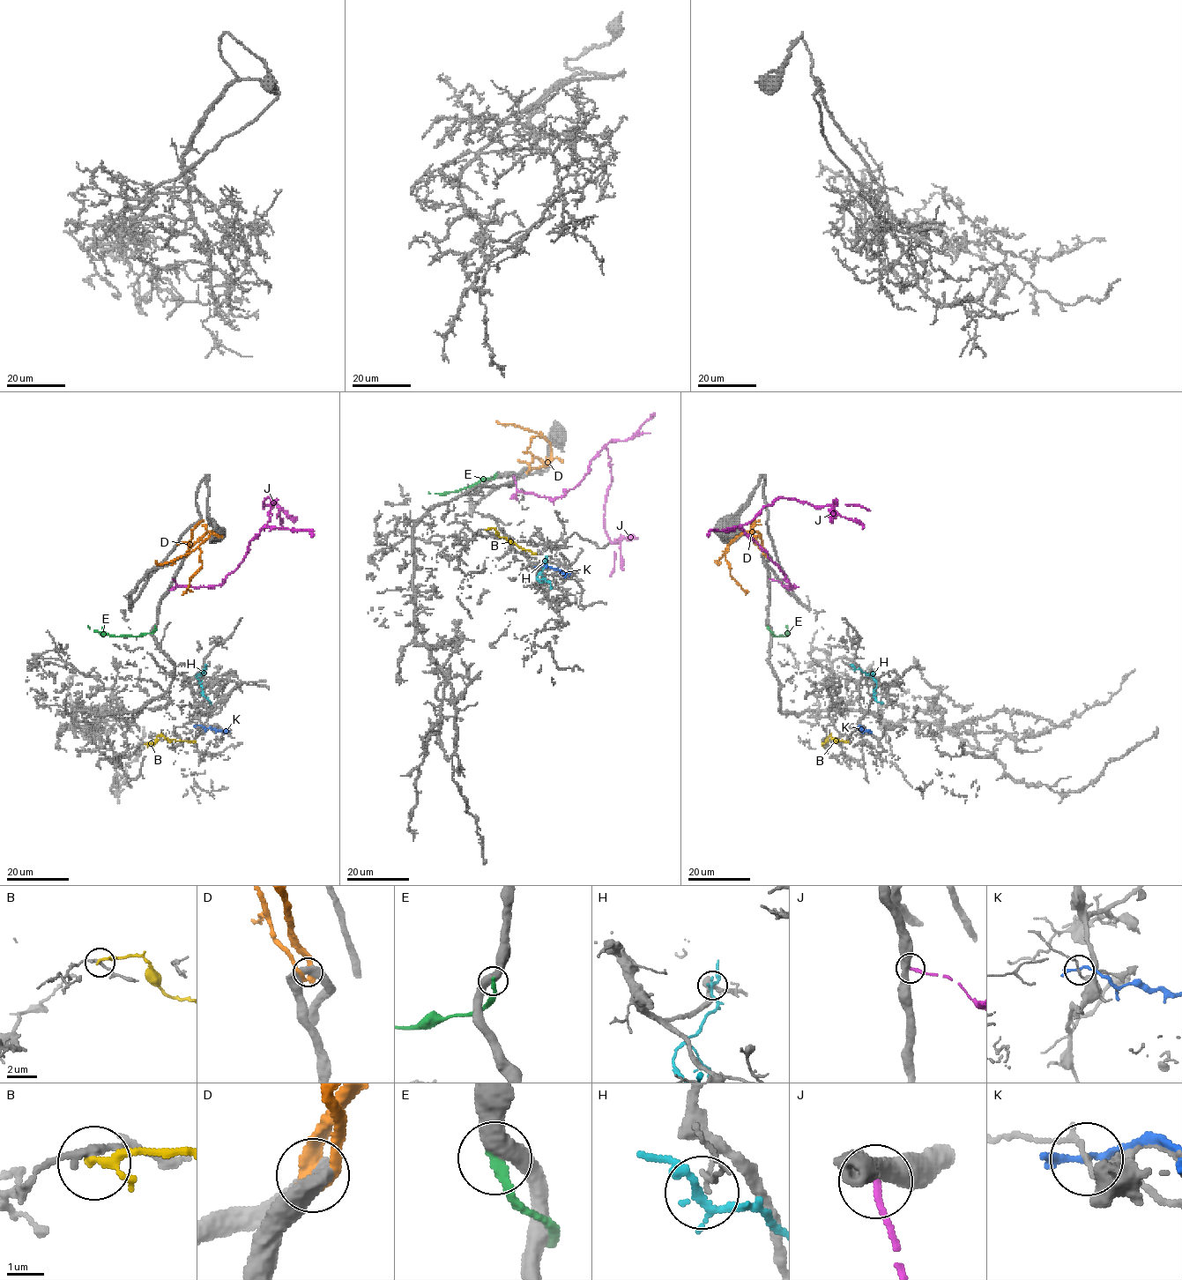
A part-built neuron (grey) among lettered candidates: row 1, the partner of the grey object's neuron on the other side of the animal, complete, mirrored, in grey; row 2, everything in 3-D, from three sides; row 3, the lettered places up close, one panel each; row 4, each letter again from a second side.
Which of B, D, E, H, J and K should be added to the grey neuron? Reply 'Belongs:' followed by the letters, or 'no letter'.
Belongs: no letter

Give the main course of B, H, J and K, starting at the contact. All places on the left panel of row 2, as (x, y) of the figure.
B: (144, 744), (154, 743), (159, 735), (171, 740), (196, 740)
H: (204, 668), (196, 677), (202, 694), (211, 703)
J: (173, 578), (177, 586), (219, 584), (270, 518), (271, 501), (266, 498), (263, 506), (277, 501), (282, 528)
K: (197, 725), (230, 731)

